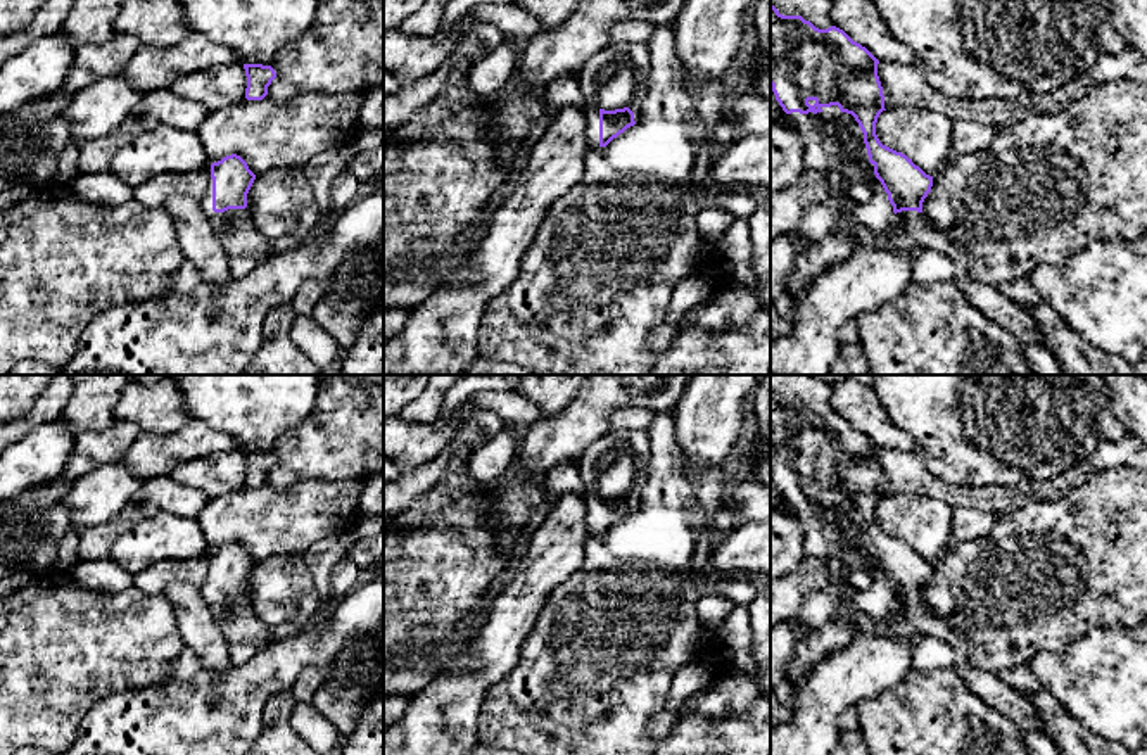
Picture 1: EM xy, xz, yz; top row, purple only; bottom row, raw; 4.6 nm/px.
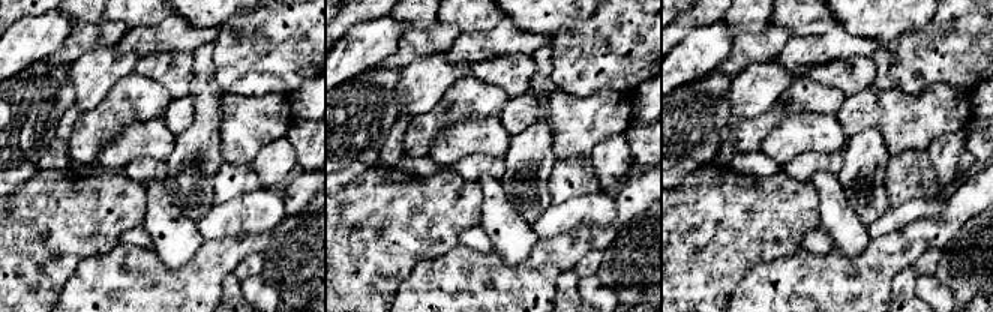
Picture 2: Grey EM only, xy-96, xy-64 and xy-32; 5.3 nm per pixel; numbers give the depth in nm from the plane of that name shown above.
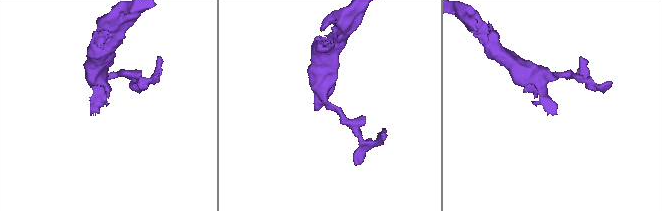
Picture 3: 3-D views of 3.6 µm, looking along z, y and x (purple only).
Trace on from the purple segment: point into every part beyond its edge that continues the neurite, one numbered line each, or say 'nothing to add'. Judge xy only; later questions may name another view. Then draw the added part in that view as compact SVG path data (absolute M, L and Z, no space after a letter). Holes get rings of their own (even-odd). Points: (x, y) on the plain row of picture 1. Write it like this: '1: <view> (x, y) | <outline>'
1: xy (230, 614) | M211 558L207 575L199 589L202 601L209 606L216 624L221 627L230 644L268 639L269 625L263 624L254 613L247 612L247 596L228 596L225 600L212 598Z

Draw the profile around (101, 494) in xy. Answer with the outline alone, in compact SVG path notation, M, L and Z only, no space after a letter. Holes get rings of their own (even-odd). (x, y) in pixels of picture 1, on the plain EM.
M107 463L78 479L64 494L71 530L79 532L114 518L143 484L123 463Z

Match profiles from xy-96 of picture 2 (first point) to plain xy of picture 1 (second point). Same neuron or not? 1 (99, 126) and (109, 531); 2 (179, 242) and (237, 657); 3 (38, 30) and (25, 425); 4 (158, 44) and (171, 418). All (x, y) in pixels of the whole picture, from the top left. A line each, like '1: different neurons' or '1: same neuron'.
1: same neuron
2: different neurons
3: different neurons
4: different neurons

